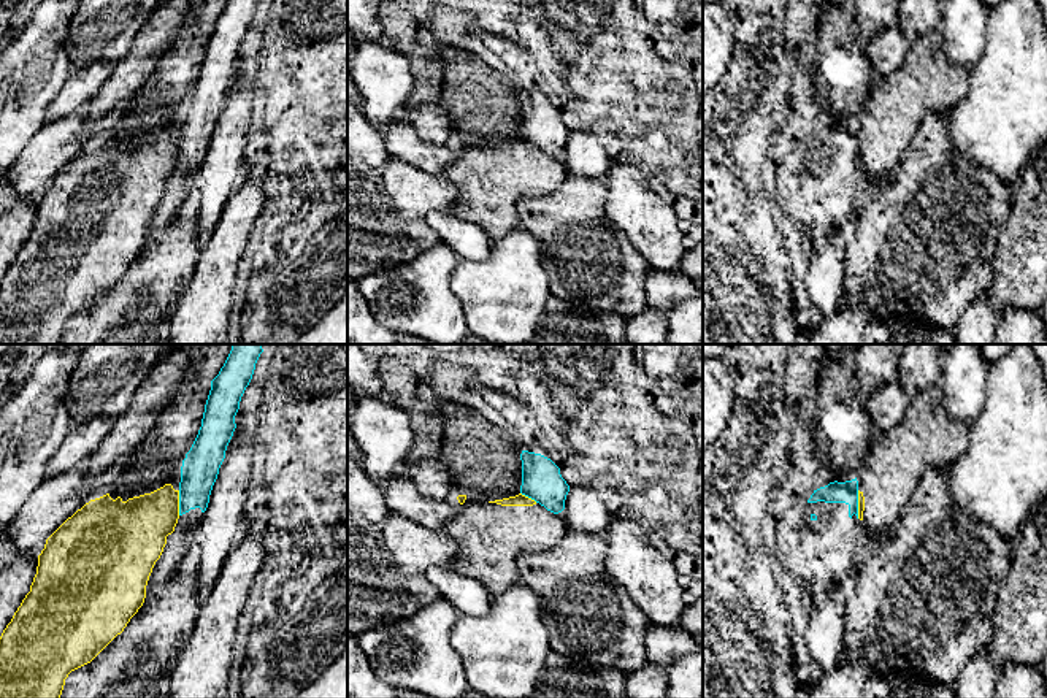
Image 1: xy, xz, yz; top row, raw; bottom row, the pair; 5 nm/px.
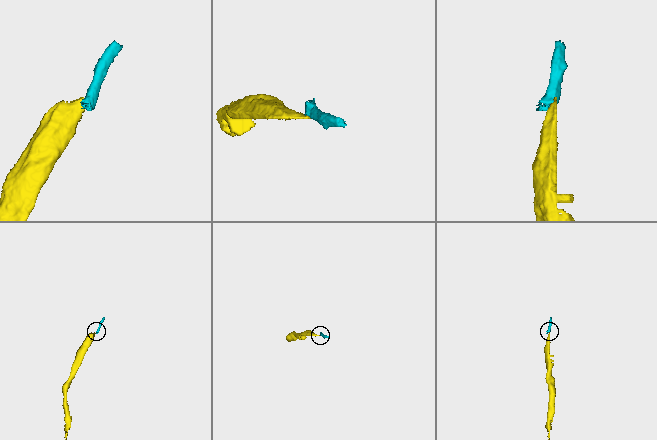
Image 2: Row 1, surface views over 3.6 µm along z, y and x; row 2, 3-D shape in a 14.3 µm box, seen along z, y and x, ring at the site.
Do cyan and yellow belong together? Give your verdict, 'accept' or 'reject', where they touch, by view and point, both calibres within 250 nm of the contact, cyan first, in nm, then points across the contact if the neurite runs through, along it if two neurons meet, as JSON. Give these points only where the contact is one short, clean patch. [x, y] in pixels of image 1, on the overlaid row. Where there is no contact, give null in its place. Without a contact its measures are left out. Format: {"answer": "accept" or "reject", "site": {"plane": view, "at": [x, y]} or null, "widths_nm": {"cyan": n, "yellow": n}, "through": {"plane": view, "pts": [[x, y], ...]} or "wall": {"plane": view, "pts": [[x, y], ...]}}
{"answer": "reject", "site": {"plane": "yz", "at": [857, 505]}, "widths_nm": {"cyan": 110, "yellow": 30}, "wall": {"plane": "yz", "pts": [[857, 490], [859, 517]]}}

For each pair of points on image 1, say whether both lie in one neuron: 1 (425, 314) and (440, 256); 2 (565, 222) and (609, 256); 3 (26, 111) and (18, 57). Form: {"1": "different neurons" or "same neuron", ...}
{"1": "same neuron", "2": "same neuron", "3": "same neuron"}

